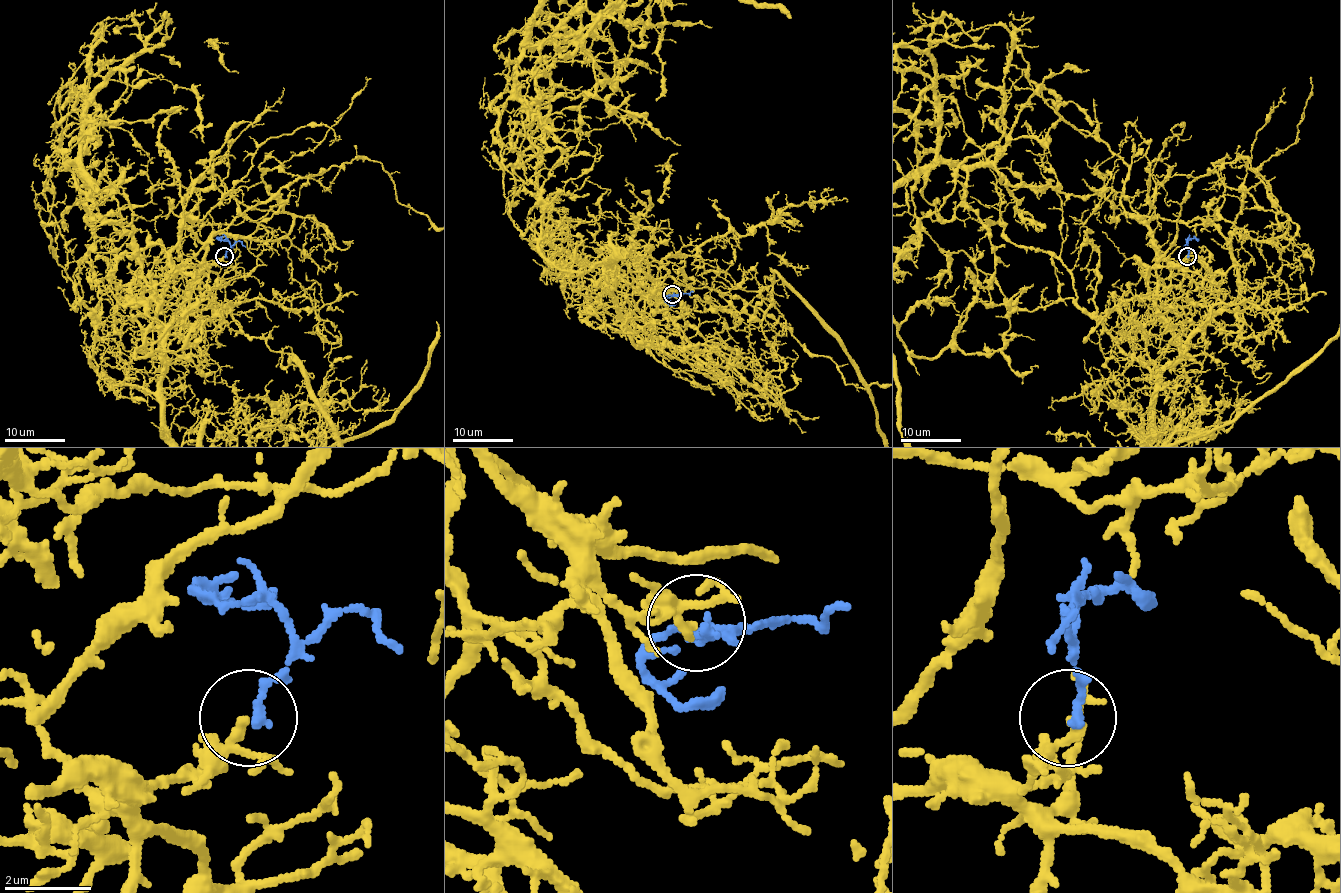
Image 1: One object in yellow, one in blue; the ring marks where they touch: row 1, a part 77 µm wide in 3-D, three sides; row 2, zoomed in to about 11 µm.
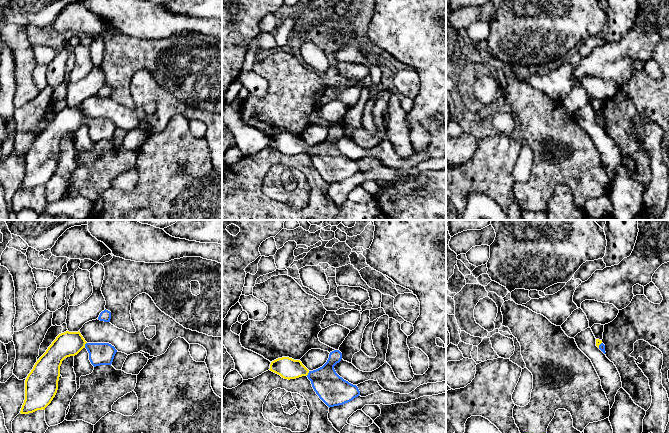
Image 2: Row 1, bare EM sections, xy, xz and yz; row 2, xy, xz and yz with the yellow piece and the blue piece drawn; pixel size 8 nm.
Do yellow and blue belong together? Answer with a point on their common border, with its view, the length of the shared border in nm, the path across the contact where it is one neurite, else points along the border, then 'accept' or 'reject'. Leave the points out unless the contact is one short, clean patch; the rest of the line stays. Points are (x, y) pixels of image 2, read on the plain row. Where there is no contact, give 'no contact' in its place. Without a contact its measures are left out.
meets yellow in xy at (84, 121); contact 50 nm long; runs through xy (66, 120), (84, 121), (91, 123), (99, 129); accept

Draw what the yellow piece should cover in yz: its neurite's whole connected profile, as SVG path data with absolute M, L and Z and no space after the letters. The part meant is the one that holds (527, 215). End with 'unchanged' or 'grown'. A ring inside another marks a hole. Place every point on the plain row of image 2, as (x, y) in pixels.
M522 211L523 220L547 220L546 211L543 212L531 212Z | unchanged

